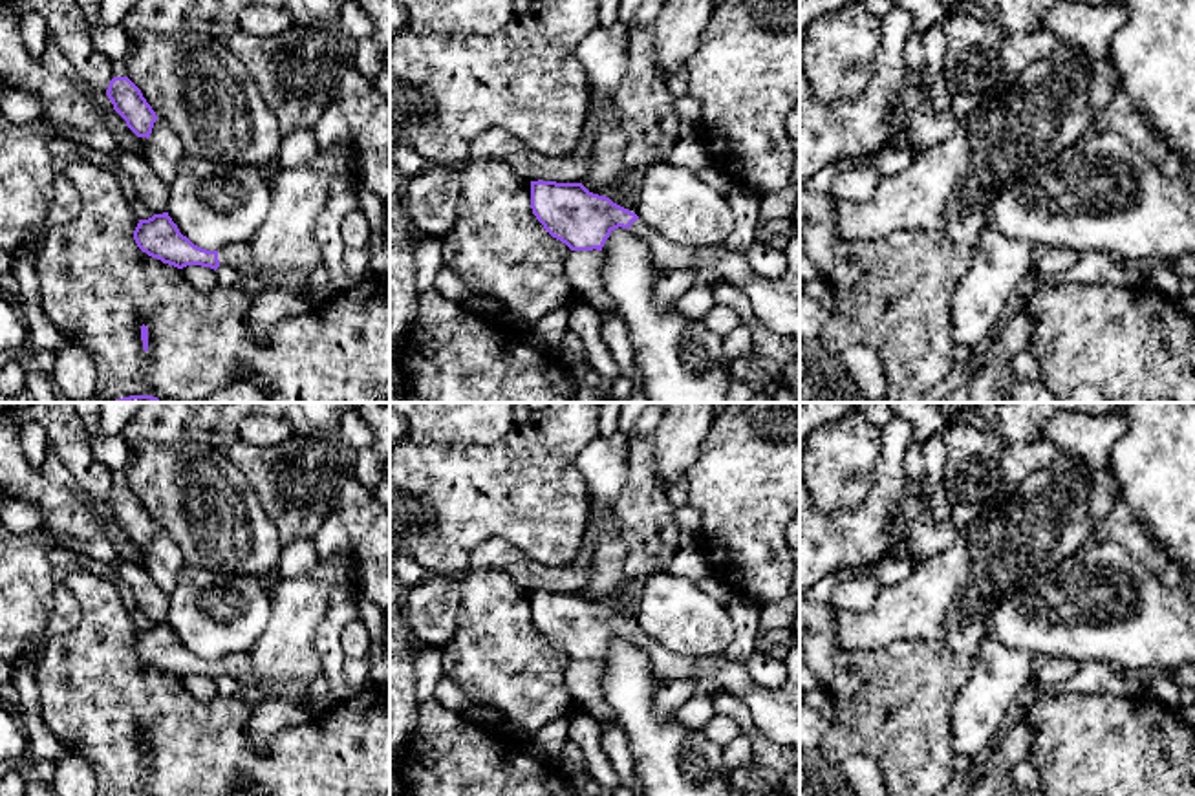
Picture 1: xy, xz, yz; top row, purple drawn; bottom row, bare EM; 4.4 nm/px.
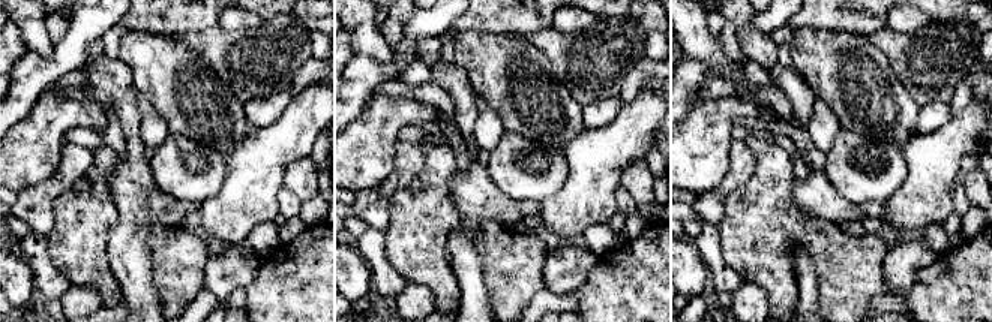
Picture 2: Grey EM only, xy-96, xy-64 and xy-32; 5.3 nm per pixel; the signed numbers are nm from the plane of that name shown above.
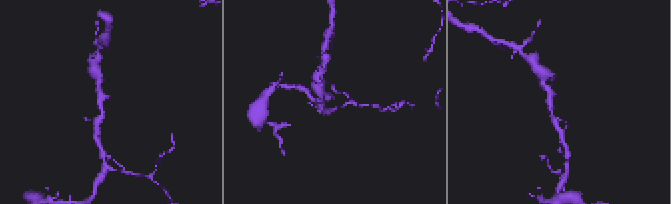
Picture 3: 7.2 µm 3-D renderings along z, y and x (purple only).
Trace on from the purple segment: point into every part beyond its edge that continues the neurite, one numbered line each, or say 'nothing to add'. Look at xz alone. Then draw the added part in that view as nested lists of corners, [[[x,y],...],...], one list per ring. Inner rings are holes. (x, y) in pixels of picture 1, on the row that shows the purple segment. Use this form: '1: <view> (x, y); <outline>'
1: xz (776, 302); [[[641,218],[631,223],[630,231],[648,242],[648,254],[661,273],[675,269],[703,267],[716,269],[719,276],[743,291],[754,315],[774,333],[800,339],[800,231],[787,243],[787,271],[780,278],[763,278],[748,264],[747,253],[737,253],[721,245],[679,245],[666,240],[661,232],[646,225]]]

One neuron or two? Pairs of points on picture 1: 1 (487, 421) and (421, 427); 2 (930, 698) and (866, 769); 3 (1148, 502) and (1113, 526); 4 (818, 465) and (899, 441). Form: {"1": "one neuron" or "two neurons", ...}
{"1": "one neuron", "2": "two neurons", "3": "two neurons", "4": "two neurons"}

